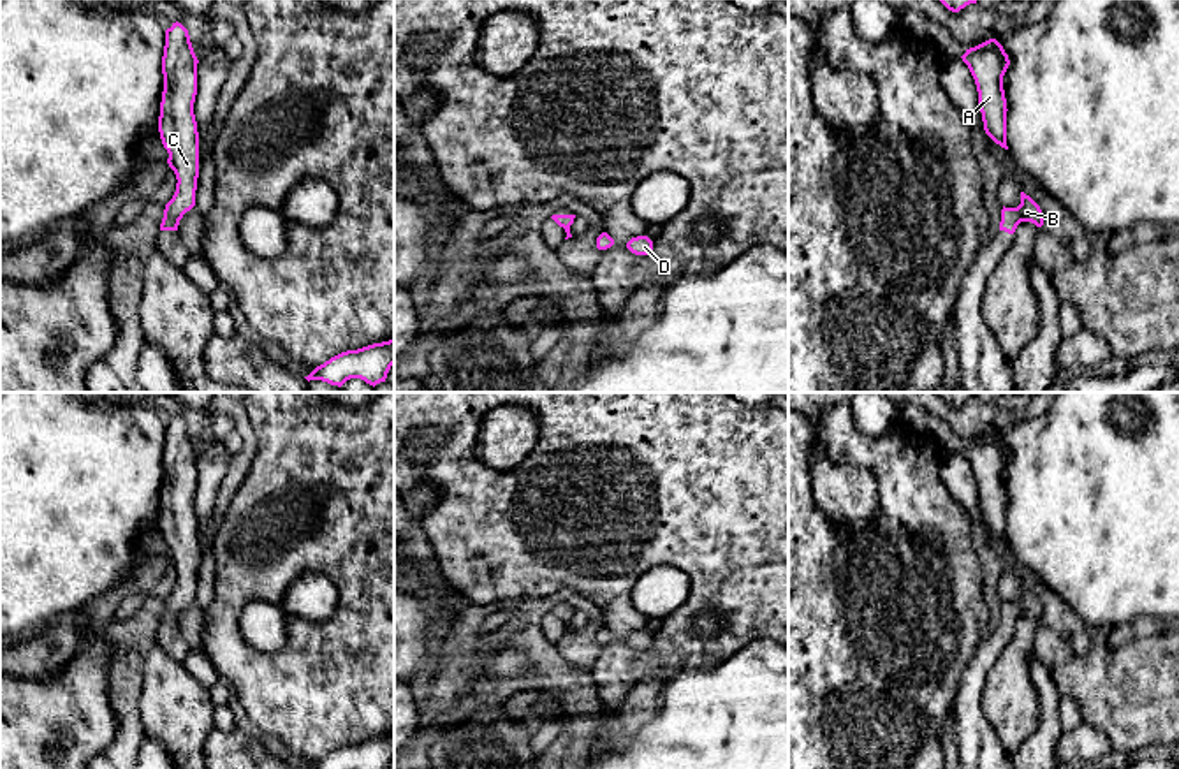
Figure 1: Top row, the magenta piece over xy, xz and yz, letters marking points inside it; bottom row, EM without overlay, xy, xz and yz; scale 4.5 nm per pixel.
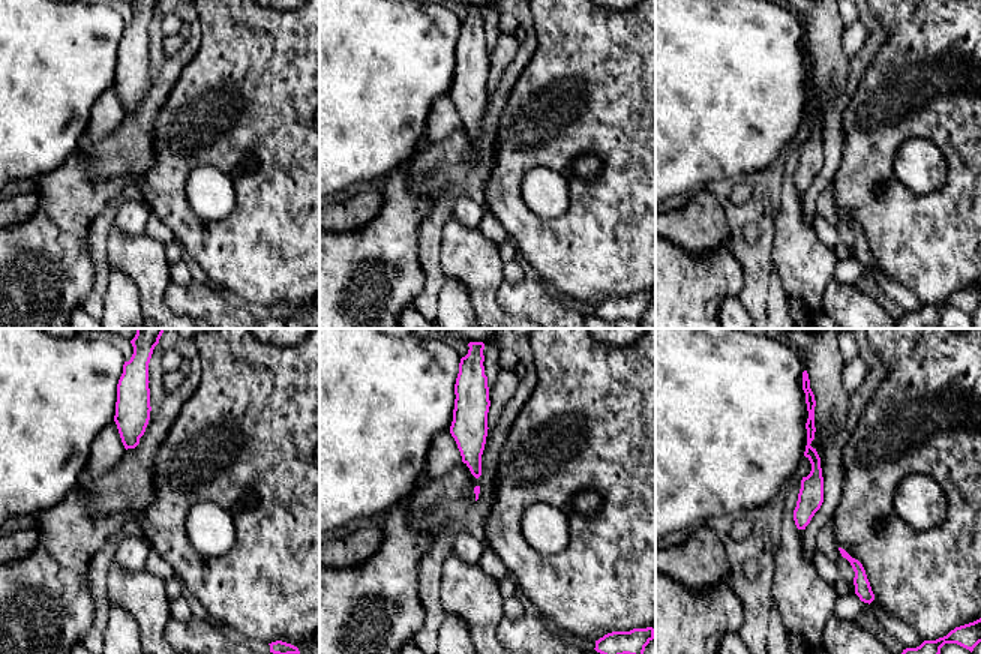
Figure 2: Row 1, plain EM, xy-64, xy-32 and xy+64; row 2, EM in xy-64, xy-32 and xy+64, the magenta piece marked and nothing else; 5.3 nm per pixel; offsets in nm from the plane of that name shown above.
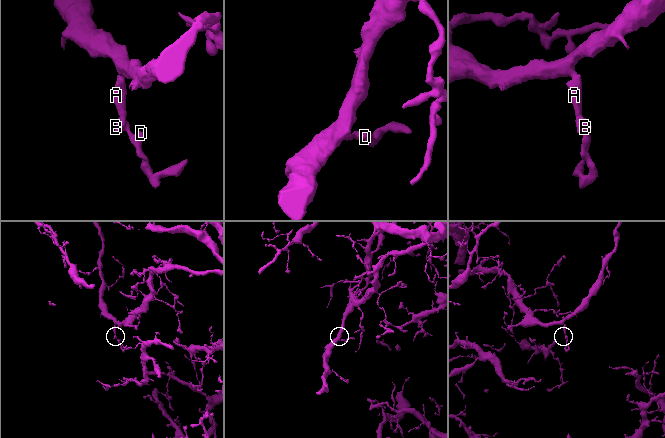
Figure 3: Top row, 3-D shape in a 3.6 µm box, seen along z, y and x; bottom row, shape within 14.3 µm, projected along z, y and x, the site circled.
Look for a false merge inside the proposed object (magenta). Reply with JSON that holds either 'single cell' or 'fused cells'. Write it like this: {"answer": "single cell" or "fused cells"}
{"answer": "single cell"}

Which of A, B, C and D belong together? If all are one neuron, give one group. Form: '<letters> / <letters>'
A B C D

